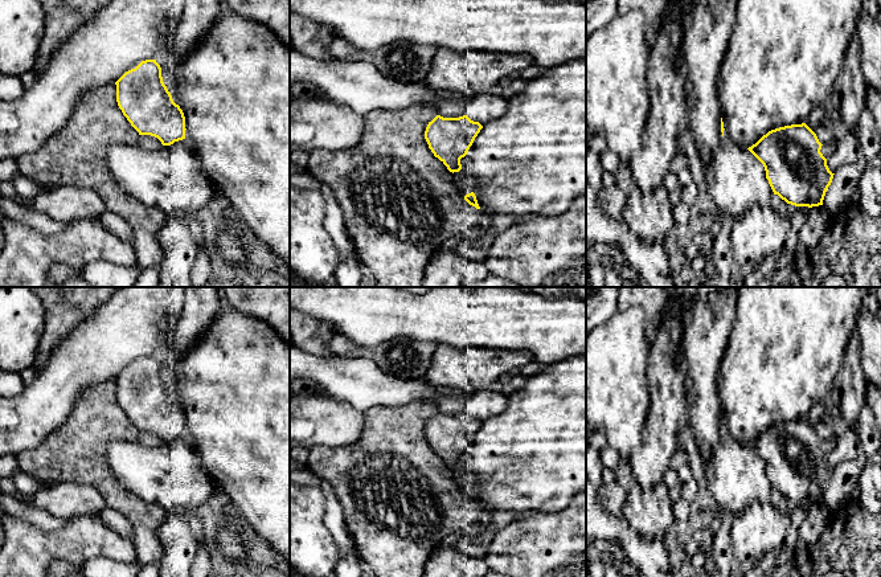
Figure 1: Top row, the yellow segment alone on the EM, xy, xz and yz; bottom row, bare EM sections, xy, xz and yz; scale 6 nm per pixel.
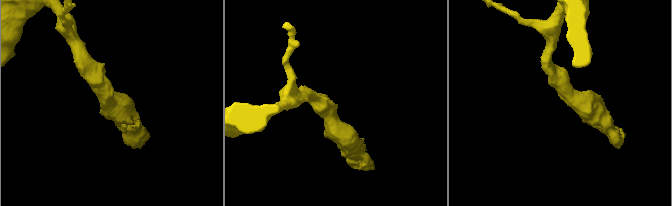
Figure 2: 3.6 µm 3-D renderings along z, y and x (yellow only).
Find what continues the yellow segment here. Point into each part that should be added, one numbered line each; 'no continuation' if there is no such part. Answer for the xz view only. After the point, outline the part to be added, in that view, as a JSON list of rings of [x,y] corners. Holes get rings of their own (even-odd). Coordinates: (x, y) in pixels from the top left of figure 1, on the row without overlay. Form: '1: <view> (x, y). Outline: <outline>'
1: xz (487, 404). Outline: [[[476,392],[467,398],[464,412],[484,422],[503,413],[508,408],[508,401],[508,396],[499,392]]]

